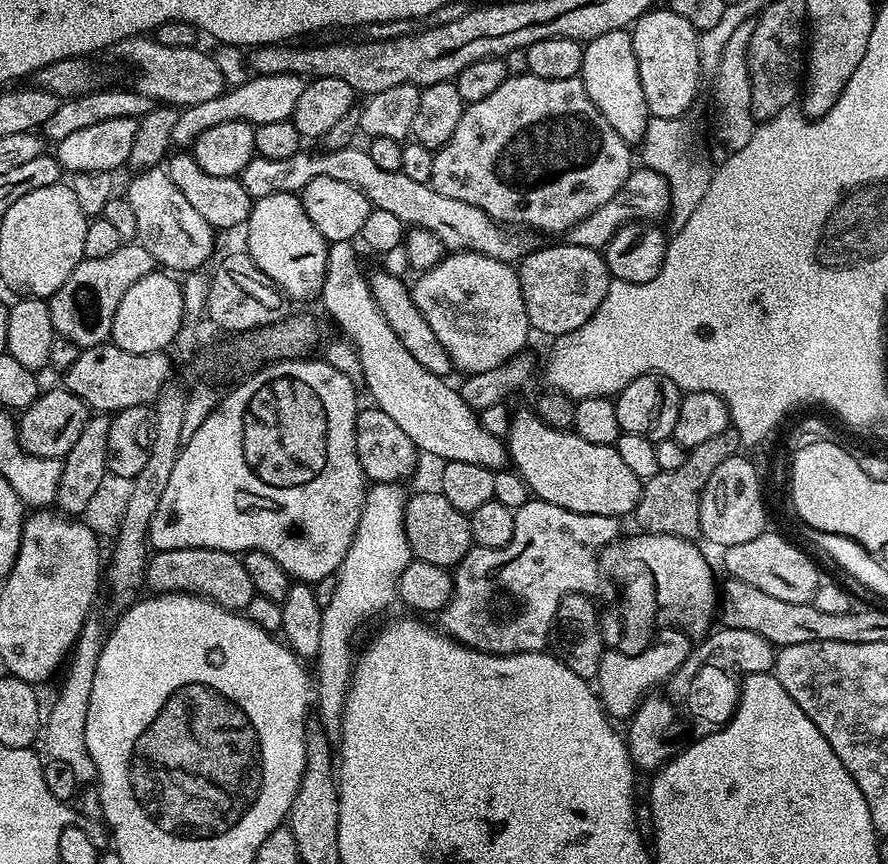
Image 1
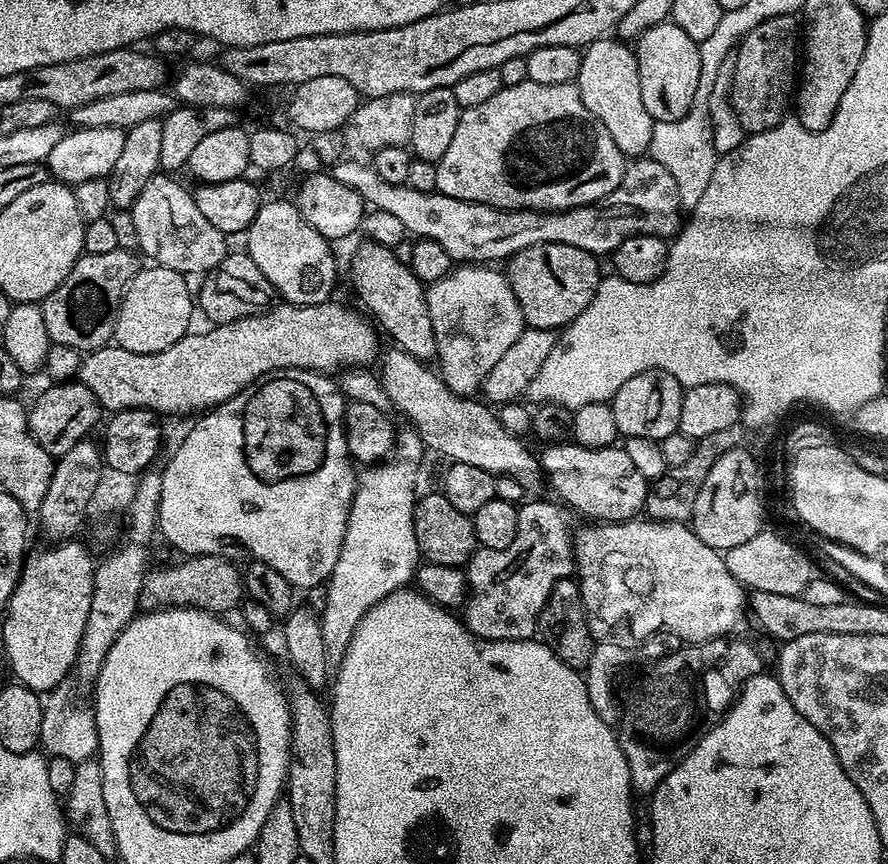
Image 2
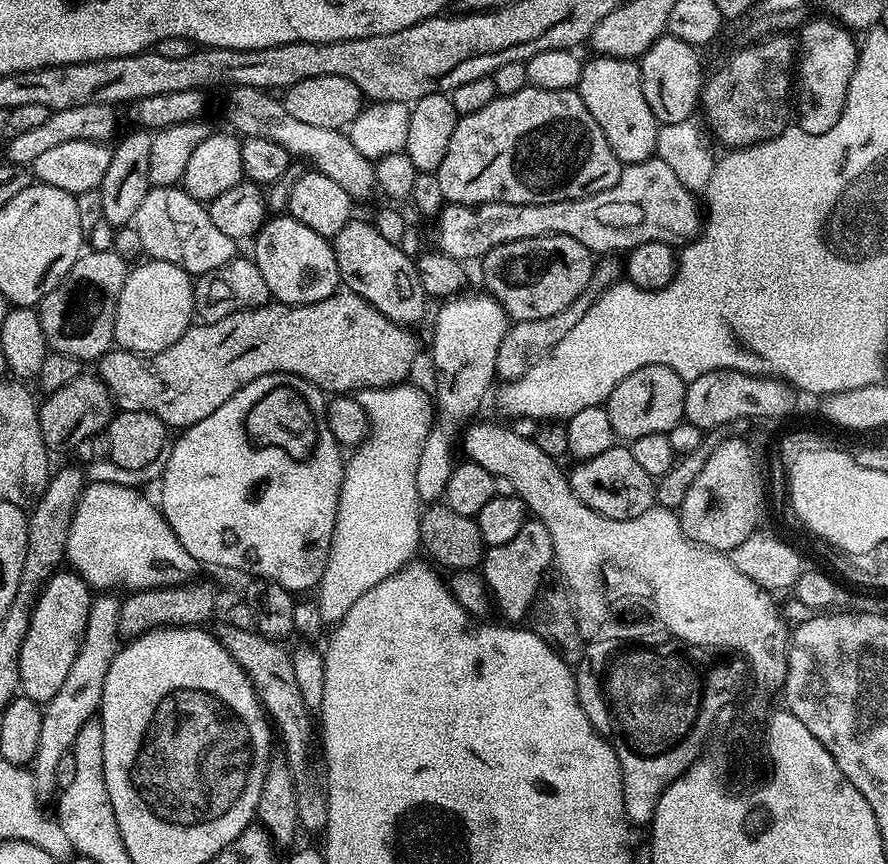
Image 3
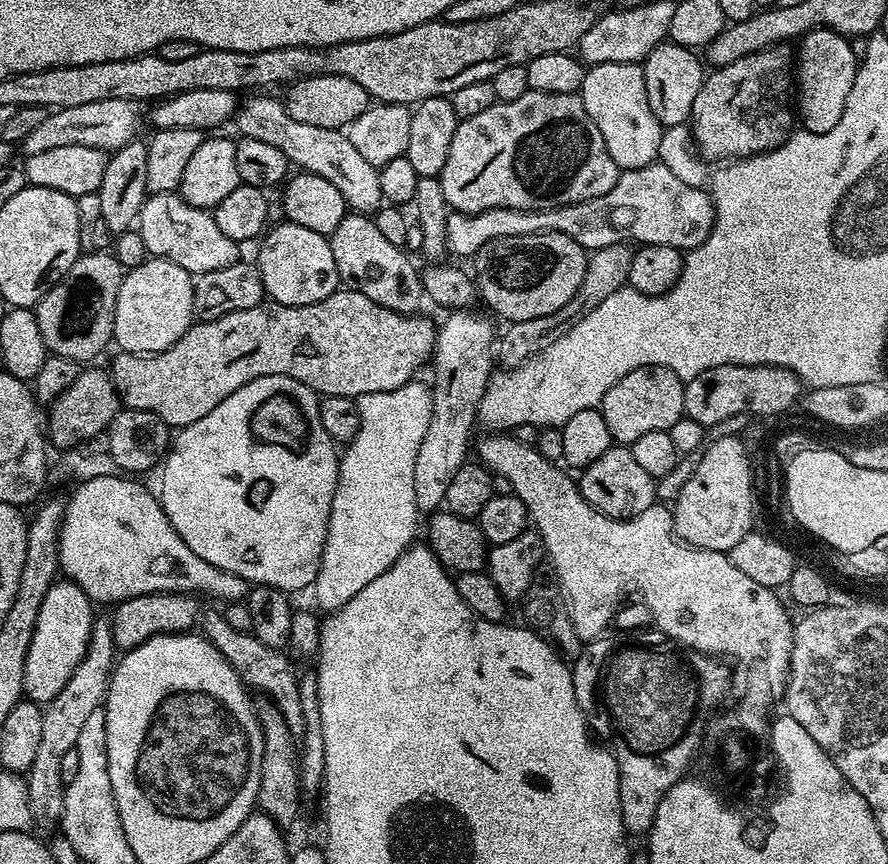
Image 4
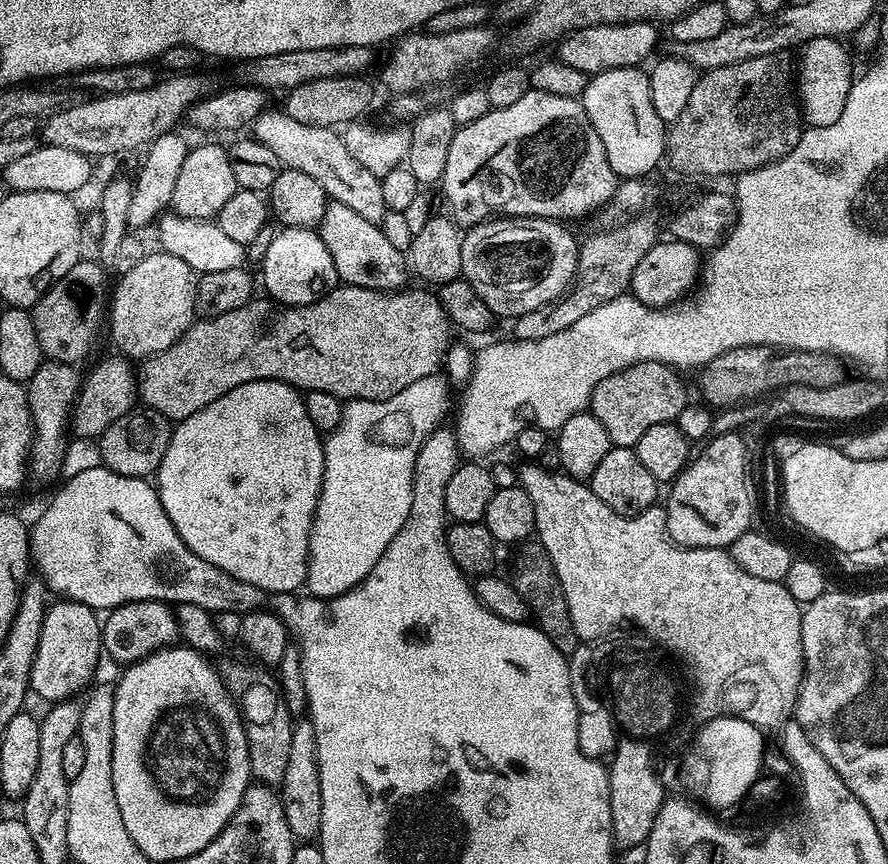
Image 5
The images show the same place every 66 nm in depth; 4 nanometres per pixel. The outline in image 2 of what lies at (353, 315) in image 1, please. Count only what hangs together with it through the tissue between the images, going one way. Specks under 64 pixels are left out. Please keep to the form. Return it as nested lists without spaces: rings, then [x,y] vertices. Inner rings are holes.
[[[395,346],[389,347],[389,349],[389,352],[387,349],[383,353],[378,364],[378,369],[380,368],[378,379],[381,389],[387,403],[393,404],[412,423],[409,424],[411,431],[418,433],[420,443],[425,449],[429,448],[430,451],[445,456],[445,461],[448,462],[466,462],[466,466],[479,466],[481,470],[486,470],[494,477],[509,476],[514,478],[514,482],[523,486],[525,493],[539,493],[536,492],[540,488],[540,480],[542,484],[542,469],[539,459],[534,455],[534,452],[532,456],[531,450],[524,445],[525,441],[521,437],[510,434],[503,428],[497,413],[487,403],[476,398],[455,396],[439,375],[433,369],[432,372],[428,369],[431,367],[425,361],[414,358],[410,353]]]

